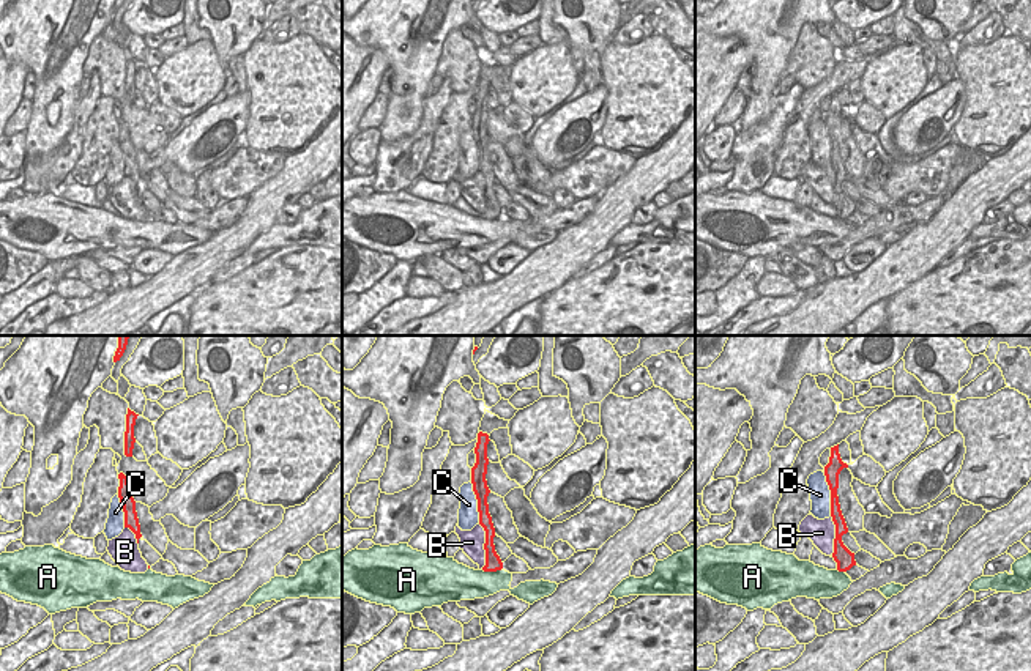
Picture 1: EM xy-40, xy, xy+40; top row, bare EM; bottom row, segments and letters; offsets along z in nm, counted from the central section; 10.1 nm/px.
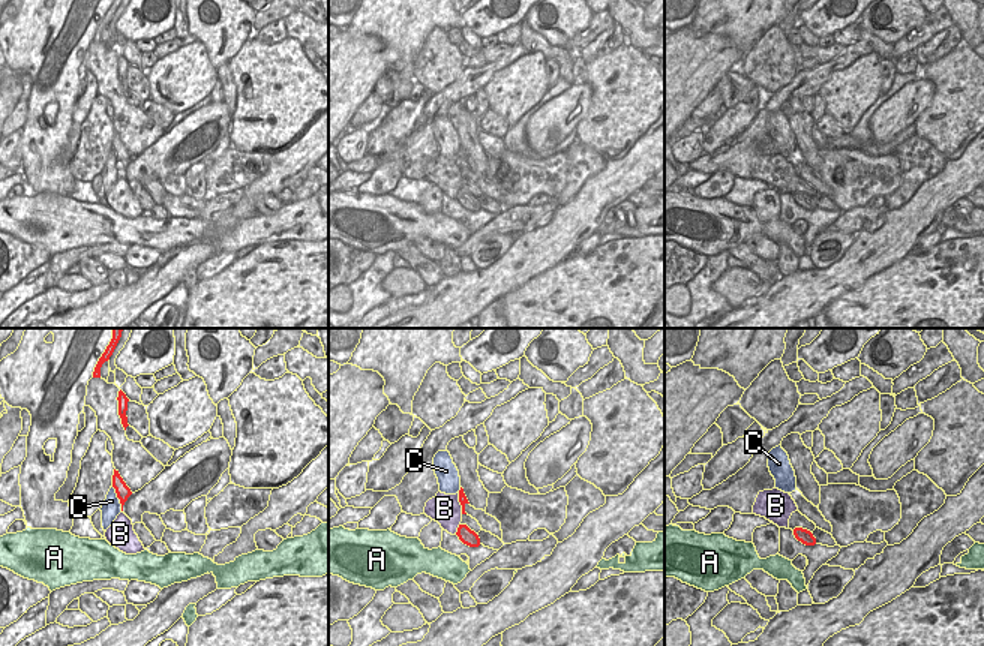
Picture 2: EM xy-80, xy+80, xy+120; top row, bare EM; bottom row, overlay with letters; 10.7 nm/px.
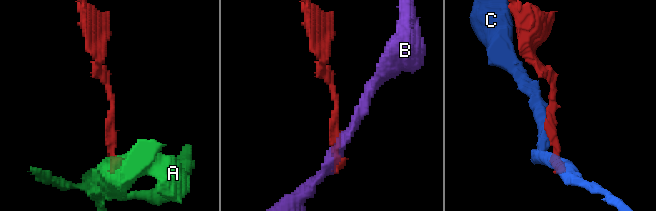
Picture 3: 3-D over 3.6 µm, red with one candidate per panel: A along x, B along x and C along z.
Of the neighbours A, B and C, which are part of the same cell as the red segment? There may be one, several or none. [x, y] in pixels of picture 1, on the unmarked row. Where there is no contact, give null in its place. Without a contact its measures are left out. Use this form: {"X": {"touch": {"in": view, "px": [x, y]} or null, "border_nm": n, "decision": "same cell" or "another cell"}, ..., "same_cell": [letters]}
{"A": {"touch": {"in": "xy", "px": [492, 218]}, "border_nm": 220, "decision": "another cell"}, "B": {"touch": {"in": "xy", "px": [484, 194]}, "border_nm": 480, "decision": "another cell"}, "C": {"touch": {"in": "xy+40", "px": [831, 142]}, "border_nm": 460, "decision": "another cell"}, "same_cell": []}

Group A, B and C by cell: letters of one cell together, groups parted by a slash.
A / B / C

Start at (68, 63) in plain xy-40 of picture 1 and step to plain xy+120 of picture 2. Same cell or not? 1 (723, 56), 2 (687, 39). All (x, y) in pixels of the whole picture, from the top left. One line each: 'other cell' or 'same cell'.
1: other cell
2: other cell

